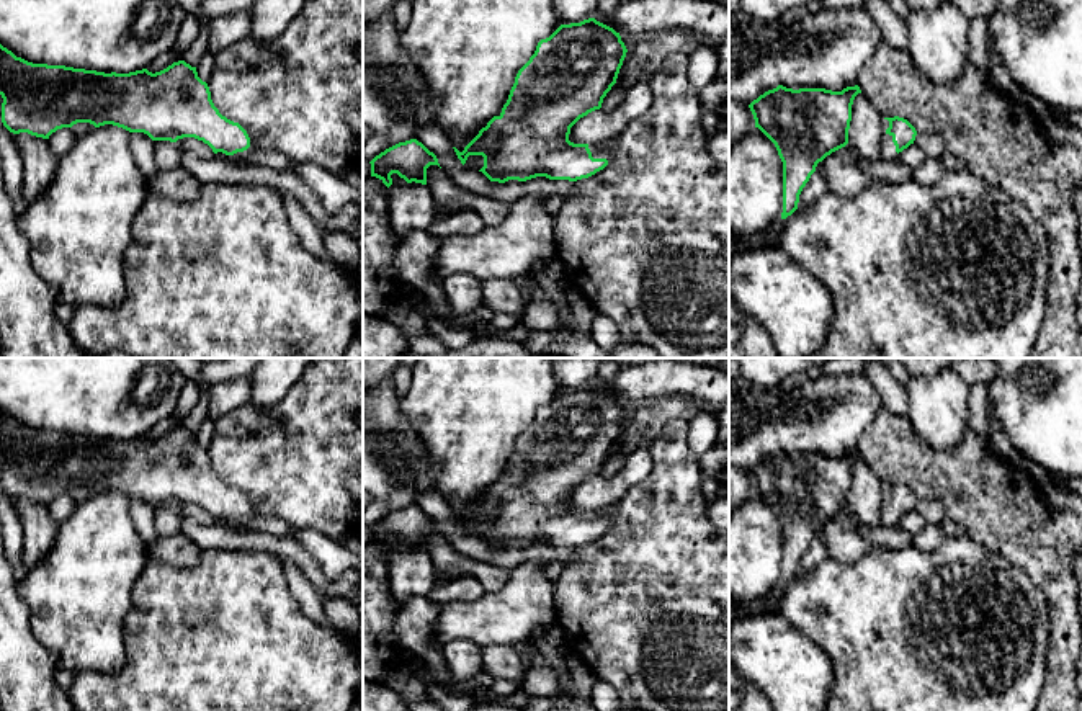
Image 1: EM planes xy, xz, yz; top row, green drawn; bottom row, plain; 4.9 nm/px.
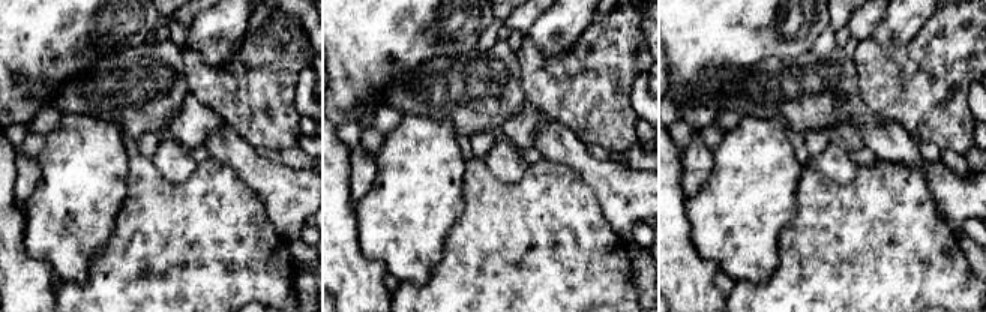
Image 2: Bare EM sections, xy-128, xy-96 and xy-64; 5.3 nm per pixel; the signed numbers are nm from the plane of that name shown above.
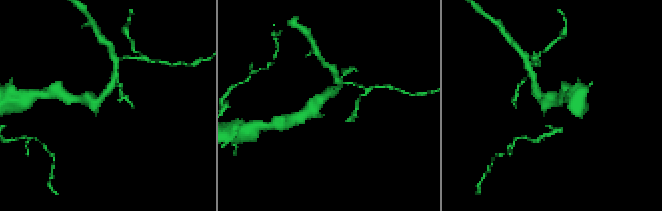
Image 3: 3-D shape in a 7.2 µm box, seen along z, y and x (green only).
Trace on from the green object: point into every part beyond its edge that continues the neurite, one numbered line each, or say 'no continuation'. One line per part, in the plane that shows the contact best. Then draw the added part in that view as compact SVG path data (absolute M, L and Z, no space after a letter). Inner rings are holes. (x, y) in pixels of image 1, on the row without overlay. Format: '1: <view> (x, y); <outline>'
1: xy (241, 523); M248 502L250 503L250 502ZM250 503L250 513L244 518L237 518L234 521L226 521L222 518L217 518L222 525L229 526L230 530L239 530L239 531L248 531L250 530L250 520L257 516L258 513L253 510Z

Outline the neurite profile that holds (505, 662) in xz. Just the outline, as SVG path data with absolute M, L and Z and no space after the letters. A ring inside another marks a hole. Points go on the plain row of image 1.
M492 646L482 649L482 672L492 678L503 678L521 686L526 657L515 646Z

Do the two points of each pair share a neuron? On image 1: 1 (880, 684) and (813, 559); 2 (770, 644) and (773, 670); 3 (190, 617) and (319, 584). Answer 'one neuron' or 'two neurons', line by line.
1: two neurons
2: one neuron
3: two neurons

